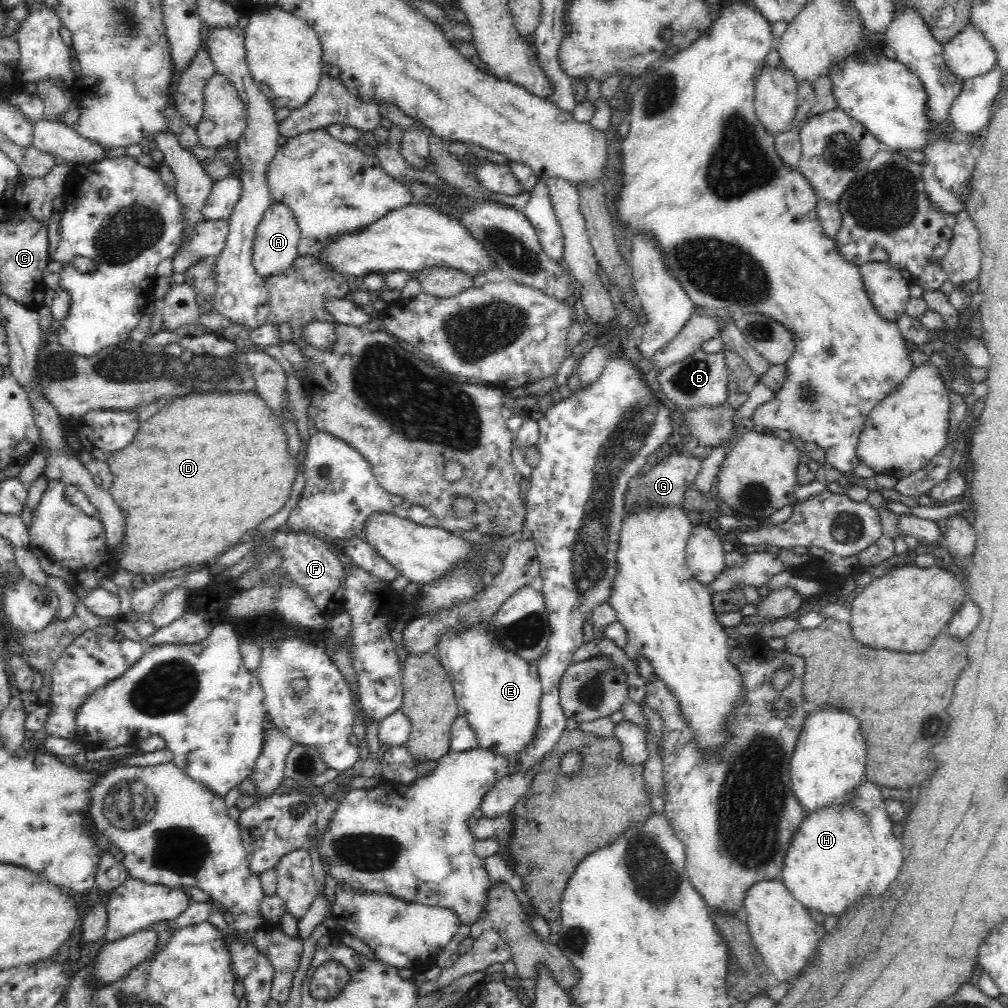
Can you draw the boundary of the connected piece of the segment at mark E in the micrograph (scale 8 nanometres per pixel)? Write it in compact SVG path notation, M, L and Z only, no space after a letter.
M486 623L464 632L443 634L434 651L438 652L442 667L453 681L459 716L466 718L477 738L477 746L505 757L518 756L519 752L526 750L535 739L540 724L543 689L536 662L528 664L522 657L507 652L498 639L486 633Z

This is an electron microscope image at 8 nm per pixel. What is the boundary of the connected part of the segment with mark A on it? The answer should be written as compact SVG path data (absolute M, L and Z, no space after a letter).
M273 201L257 228L252 255L252 264L256 272L264 279L284 272L299 256L300 238L301 229L294 213L286 205Z

